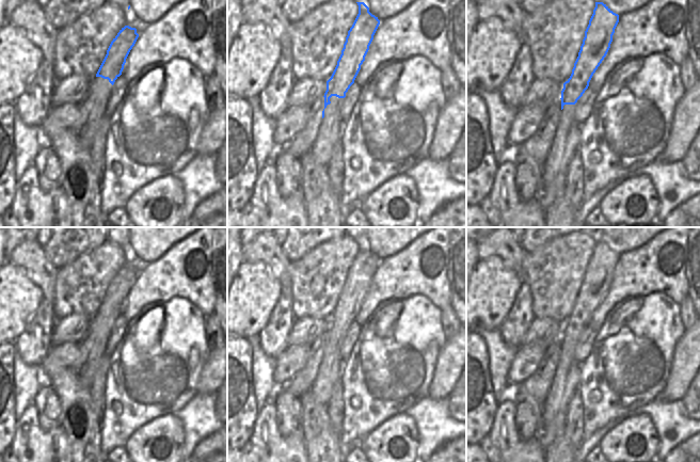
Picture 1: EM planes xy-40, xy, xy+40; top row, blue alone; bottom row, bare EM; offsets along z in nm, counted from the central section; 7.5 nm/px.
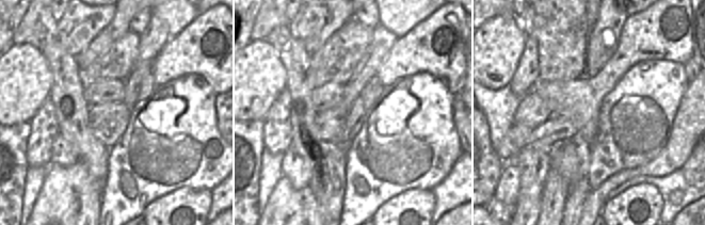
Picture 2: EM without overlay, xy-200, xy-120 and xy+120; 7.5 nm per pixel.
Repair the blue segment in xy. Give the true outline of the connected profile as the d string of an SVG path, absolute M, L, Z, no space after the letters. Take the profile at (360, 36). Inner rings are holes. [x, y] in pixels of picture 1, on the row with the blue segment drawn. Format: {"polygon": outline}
{"polygon": "M364 2L356 3L359 14L348 31L337 65L331 78L327 81L327 91L323 98L311 107L309 118L305 127L285 145L285 150L300 160L308 152L312 152L324 117L324 109L331 103L330 98L332 96L345 98L346 93L354 83L380 25L378 17L369 12L369 7Z"}

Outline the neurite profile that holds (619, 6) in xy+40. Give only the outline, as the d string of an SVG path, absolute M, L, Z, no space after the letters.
M594 0L595 2L603 2L610 11L618 15L631 13L651 0Z

